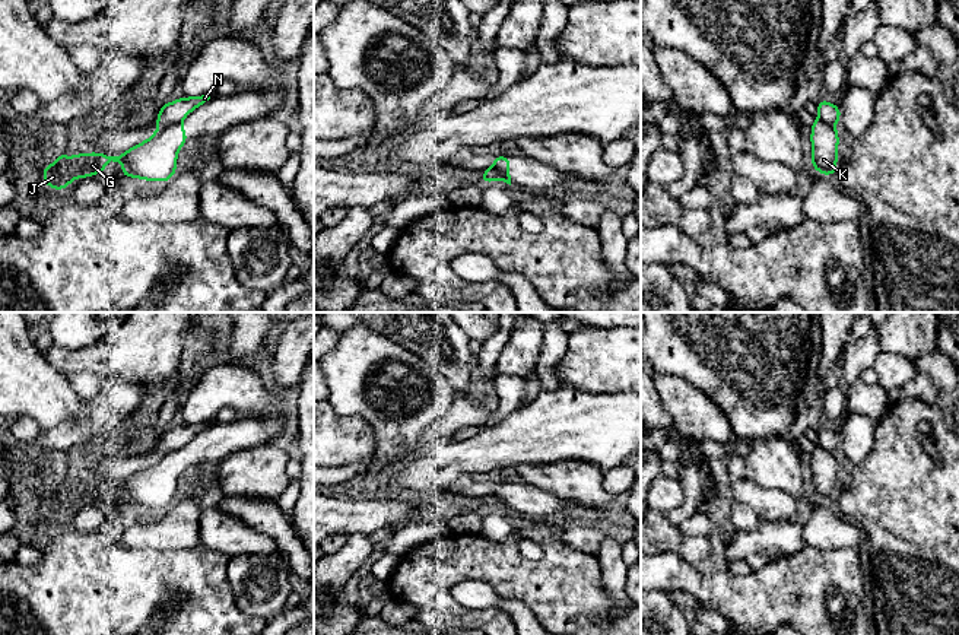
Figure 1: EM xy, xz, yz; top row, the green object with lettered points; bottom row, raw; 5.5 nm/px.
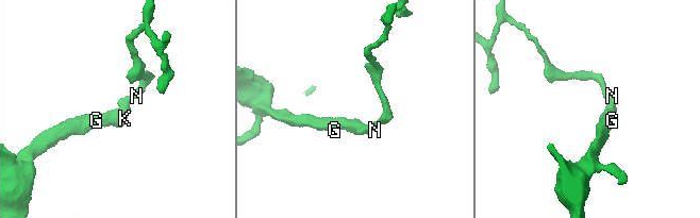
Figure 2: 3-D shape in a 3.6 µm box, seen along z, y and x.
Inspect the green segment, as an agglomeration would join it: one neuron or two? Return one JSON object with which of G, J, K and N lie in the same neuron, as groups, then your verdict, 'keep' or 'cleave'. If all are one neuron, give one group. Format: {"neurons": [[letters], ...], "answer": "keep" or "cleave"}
{"neurons": [["G", "J", "K"], ["N"]], "answer": "cleave"}

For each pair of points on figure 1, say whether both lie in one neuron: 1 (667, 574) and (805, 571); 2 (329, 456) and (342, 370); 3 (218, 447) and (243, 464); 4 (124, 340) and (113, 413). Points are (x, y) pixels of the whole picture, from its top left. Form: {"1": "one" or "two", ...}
{"1": "one", "2": "two", "3": "two", "4": "two"}

